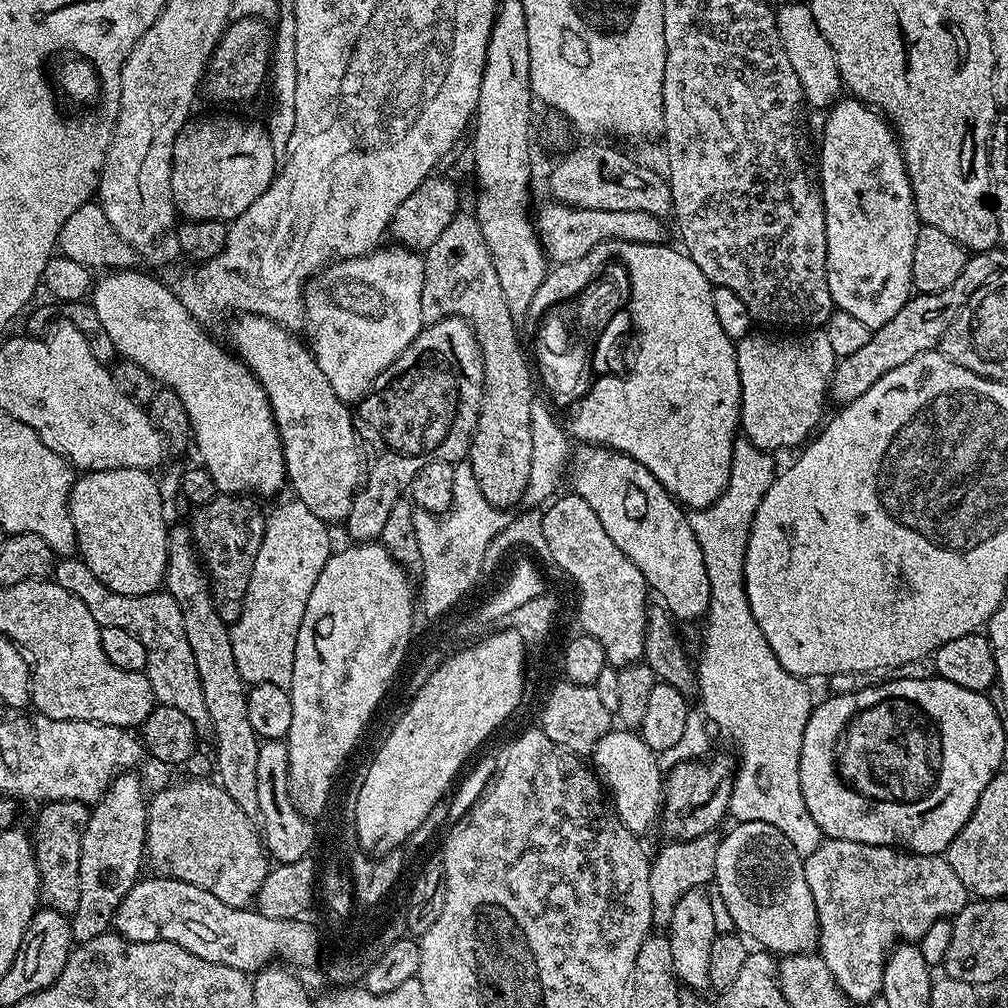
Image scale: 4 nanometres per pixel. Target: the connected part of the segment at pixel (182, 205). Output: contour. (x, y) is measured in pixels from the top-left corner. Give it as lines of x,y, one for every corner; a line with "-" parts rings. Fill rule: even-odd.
204,116
201,120
189,119
176,135
172,151
170,190
176,211
185,221
222,220
231,222
242,214
270,186
278,172
278,153
272,145
272,136
263,123
239,120
236,116

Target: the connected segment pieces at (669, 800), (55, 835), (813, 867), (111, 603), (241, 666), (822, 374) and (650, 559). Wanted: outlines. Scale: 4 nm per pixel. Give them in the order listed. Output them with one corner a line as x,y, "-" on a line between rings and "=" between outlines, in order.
714,756
705,760
685,760
682,764
675,764
667,773
664,781
664,803
658,821
659,827
664,827
664,832
668,835
666,837
682,841
715,833
724,816
726,820
729,815
734,760
728,756
=
53,800
45,803
44,808
36,816
36,825
30,828
32,849
36,851
36,865
40,875
40,900
43,907
53,908
65,914
78,910
78,894
80,893
80,875
78,866
82,858
82,832
88,822
89,805
77,800
=
825,839
809,856
803,857
803,861
806,886
810,886
816,911
818,955
830,966
834,982
838,982
853,1005
871,1005
872,1000
881,995
888,954
898,942
919,942
934,922
955,917
970,902
970,893
962,878
954,874
950,862
940,854
923,856
895,846
=
60,558
54,564
54,581
68,590
90,610
98,625
122,626
130,630
146,646
146,675
152,695
160,704
182,710
198,730
209,727
206,702
202,698
202,682
198,678
198,666
194,666
194,654
182,626
182,610
178,602
166,591
151,592
141,596
123,596
110,590
79,558
=
289,498
281,508
267,513
262,546
258,546
258,558
254,558
254,570
250,570
250,582
244,603
240,605
240,617
230,626
234,666
238,666
238,674
245,685
273,684
283,688
291,685
298,626
302,626
302,614
306,614
306,602
314,590
314,582
318,582
322,566
326,566
328,557
334,551
332,540
328,537
328,528
329,525
318,519
310,506
306,506
306,502
295,498
=
753,330
746,338
735,341
740,379
740,428
754,446
776,454
779,448
803,445
821,427
820,415
824,412
824,400
826,404
828,385
832,383
832,371
838,358
822,330
800,330
795,334
760,331
764,332
=
603,446
583,447
570,456
571,491
590,502
590,510
598,514
598,522
610,534
610,542
642,570
649,589
660,595
659,603
677,621
701,619
710,602
710,578
706,578
702,546
690,530
685,509
642,462

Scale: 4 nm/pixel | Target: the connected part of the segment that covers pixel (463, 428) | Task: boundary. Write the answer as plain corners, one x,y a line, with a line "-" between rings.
445,316
438,322
421,328
418,338
414,338
414,342
410,342
408,349
386,370
382,370
382,374
378,374
376,383
372,385
371,392
360,401
354,412
356,435
359,443
362,445
362,483
356,490
356,497
352,500
350,514
346,521
348,536
350,538
349,541
379,541
382,530
386,526
386,518
390,515
390,506
394,506
394,502
401,500
405,493
411,489
412,479
418,474
418,470
422,470
422,466
426,466
430,462
446,462
447,464
455,466
467,457
468,448
472,445
472,435
476,429
476,423
478,422
480,397
482,395
483,386
484,367
482,366
482,358
480,357
480,347
476,341
474,330
462,316

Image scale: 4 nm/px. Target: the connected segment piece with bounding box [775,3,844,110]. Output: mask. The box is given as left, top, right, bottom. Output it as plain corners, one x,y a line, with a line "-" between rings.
807,3
784,4
775,9
778,34
782,38
782,46
786,50
786,58
790,58
790,66
798,74
798,82
804,91
804,103
810,109
827,110
841,99
844,83
838,70
838,61
834,58
834,50
830,50
830,42
818,30
818,22
814,22
814,14

